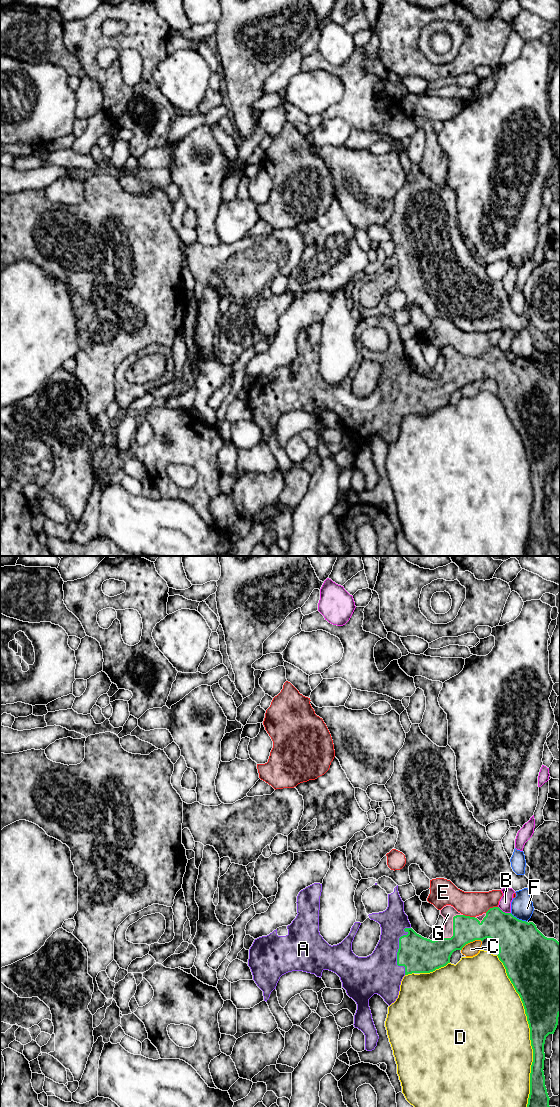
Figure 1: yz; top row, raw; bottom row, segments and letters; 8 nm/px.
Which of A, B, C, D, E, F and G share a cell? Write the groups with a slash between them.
A G / B / C / D / E / F

